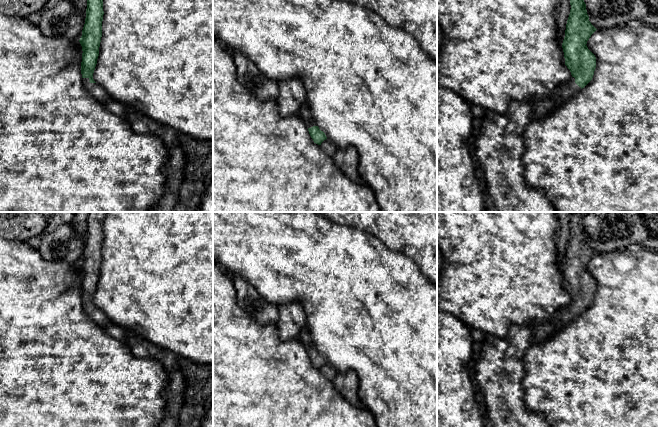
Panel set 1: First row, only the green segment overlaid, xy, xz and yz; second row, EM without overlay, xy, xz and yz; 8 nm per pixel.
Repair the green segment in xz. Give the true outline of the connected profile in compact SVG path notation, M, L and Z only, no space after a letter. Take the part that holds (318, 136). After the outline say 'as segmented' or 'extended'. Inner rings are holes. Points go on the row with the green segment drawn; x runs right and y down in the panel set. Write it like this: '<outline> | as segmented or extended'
M305 103L299 110L298 115L301 117L303 122L308 128L309 134L313 139L314 143L321 145L321 143L327 139L325 133L317 126L309 106Z | extended

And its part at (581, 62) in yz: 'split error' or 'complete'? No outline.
split error

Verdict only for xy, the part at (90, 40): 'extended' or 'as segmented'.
extended

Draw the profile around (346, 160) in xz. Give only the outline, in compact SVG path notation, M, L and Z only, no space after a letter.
M354 147L338 148L332 156L332 160L336 168L353 182L360 185L365 184L358 171L358 153Z

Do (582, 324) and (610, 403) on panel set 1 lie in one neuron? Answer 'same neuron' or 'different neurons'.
same neuron

